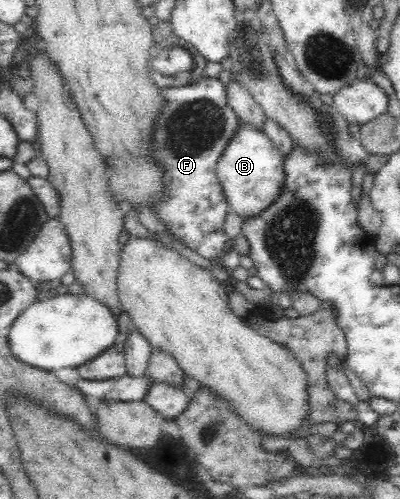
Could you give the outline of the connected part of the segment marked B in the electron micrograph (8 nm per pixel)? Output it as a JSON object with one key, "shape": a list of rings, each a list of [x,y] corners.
{"shape":[[[239,121],[237,131],[229,139],[215,165],[215,171],[228,204],[243,220],[257,216],[262,209],[269,208],[281,193],[283,179],[285,179],[283,157],[284,154],[275,147],[262,129]]]}

